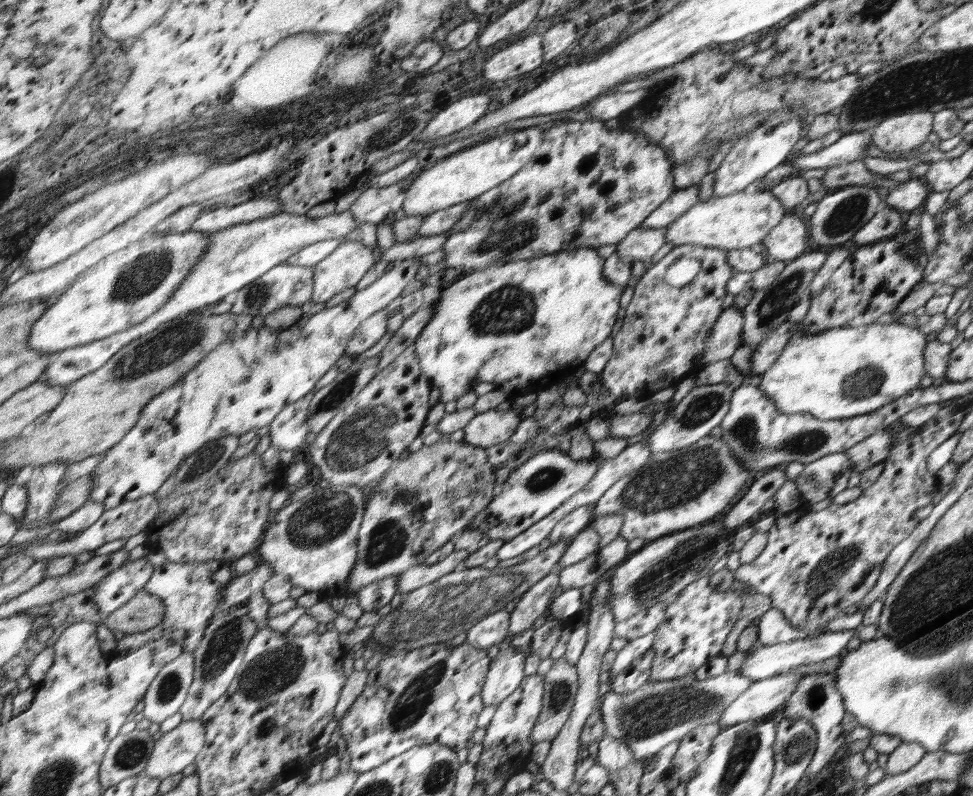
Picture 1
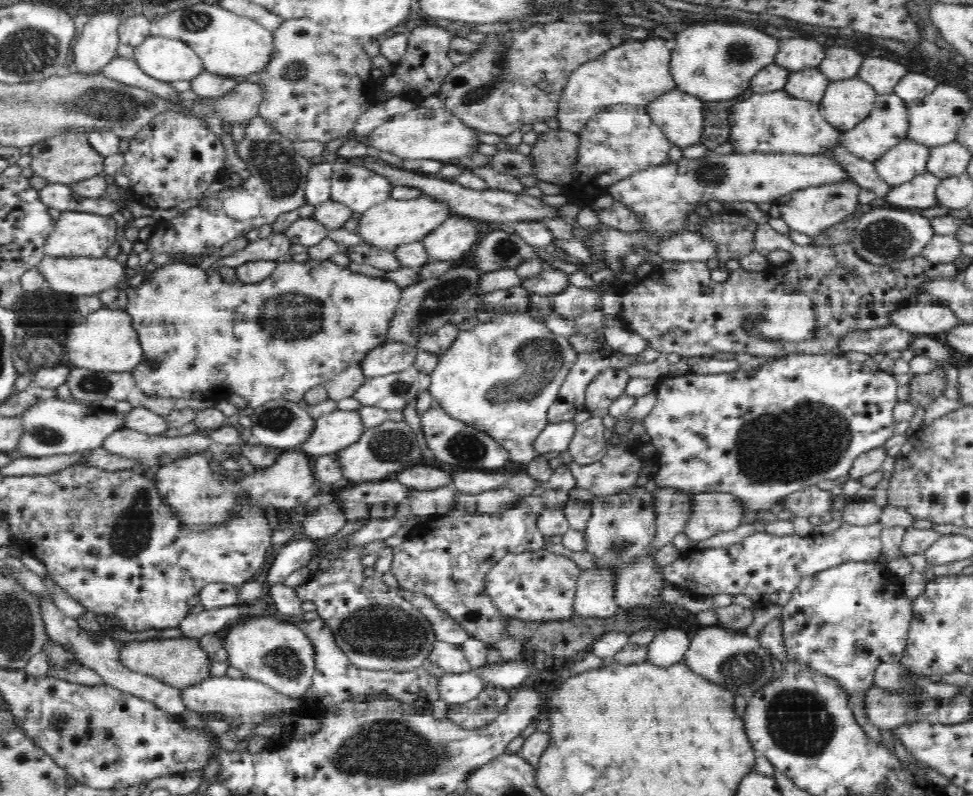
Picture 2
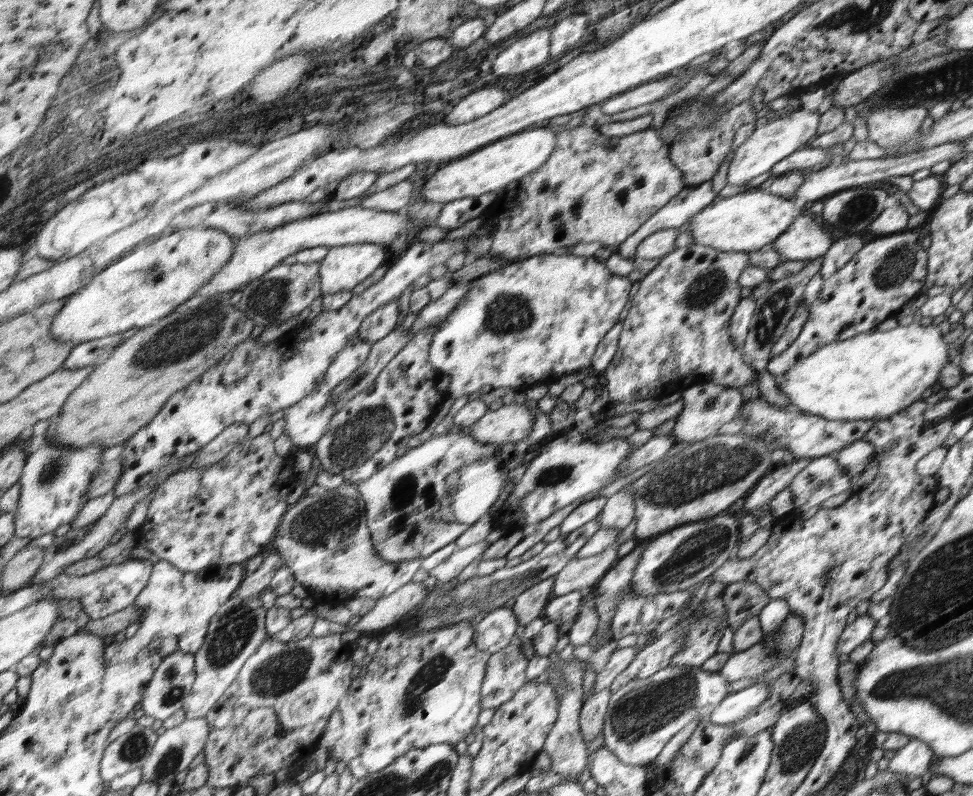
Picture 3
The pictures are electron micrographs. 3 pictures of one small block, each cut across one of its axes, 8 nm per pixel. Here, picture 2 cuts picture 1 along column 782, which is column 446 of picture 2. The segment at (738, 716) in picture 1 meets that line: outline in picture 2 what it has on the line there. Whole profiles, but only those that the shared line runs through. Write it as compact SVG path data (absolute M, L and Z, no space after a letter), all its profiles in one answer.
M470 671L446 673L438 679L438 694L448 706L460 706L469 702L484 690L478 675Z

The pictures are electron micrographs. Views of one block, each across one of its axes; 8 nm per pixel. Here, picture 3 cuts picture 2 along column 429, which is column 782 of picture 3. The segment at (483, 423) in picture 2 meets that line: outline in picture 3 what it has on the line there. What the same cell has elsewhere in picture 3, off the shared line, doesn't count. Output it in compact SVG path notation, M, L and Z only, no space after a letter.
M928 321L914 322L909 326L898 326L894 330L886 331L868 331L862 332L854 338L848 338L848 340L842 340L842 342L832 342L824 344L824 347L818 348L816 352L812 352L812 355L806 356L806 358L800 358L796 360L794 367L790 368L784 375L787 378L786 383L780 386L782 393L788 395L792 409L798 410L802 413L810 413L818 416L823 416L828 420L887 420L896 412L904 411L904 408L908 408L910 404L914 404L917 401L928 400L928 396L932 396L932 392L936 392L940 387L940 374L942 368L948 364L950 358L948 357L948 343L942 339L943 334L938 329L938 326L932 326Z

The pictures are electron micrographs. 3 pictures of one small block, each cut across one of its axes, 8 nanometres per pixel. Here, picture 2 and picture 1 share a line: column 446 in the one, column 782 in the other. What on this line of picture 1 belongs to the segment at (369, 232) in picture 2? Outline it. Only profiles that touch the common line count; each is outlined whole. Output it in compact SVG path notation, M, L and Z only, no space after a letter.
M757 190L755 193L737 192L731 195L711 197L704 201L698 201L683 212L674 222L665 226L666 243L673 247L683 245L700 245L708 248L720 248L726 251L736 248L751 248L756 244L763 244L770 232L778 226L779 222L788 214L783 207L783 201L776 197L770 190Z

